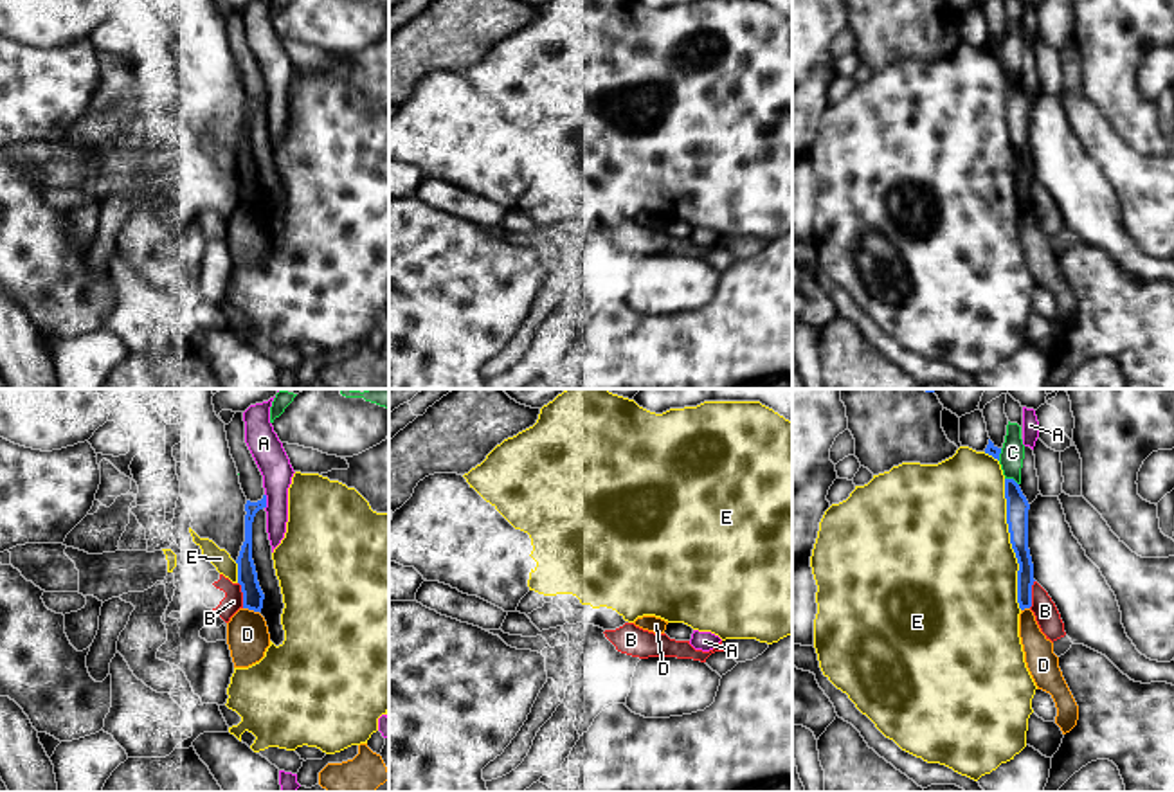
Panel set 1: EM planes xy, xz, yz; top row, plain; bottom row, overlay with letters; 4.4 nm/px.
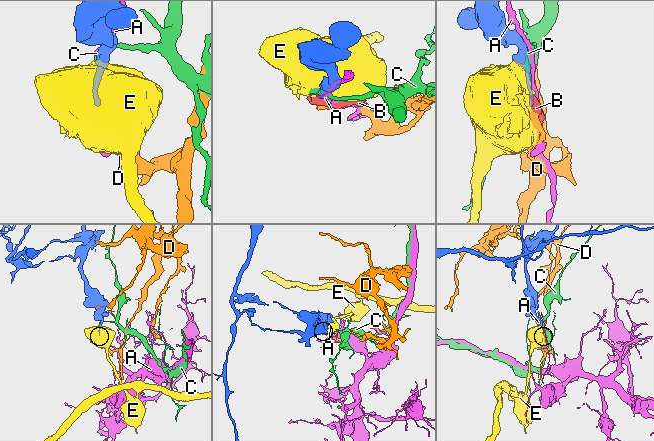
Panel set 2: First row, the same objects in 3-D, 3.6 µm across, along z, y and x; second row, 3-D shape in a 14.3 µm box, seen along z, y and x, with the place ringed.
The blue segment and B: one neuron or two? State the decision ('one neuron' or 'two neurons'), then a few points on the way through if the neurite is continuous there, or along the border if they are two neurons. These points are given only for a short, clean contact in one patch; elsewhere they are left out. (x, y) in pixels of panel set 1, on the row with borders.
two neurons; border yz (1034, 580), (1029, 607)

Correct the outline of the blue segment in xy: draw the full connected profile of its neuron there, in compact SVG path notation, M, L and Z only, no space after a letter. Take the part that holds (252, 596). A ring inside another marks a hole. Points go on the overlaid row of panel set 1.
M266 495L261 500L245 504L245 542L241 545L238 563L238 583L241 585L243 592L243 608L261 612L265 594L257 581L256 565L252 560L252 522L259 509L266 508Z

